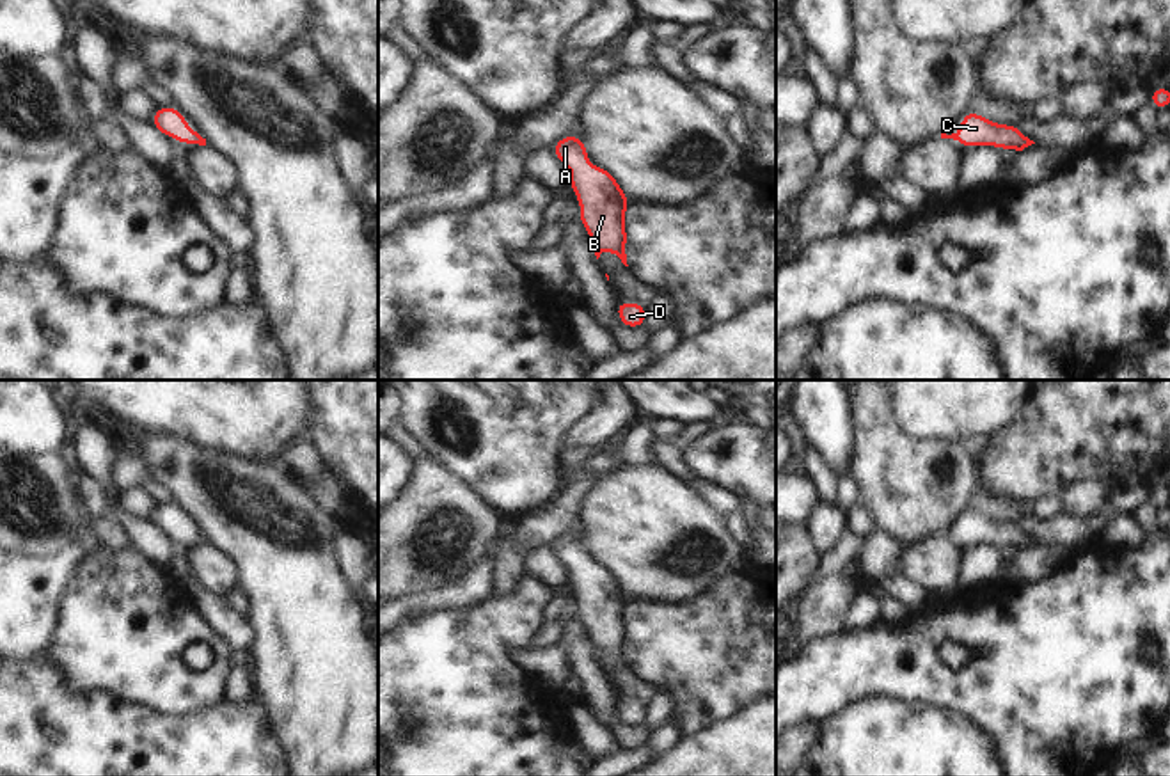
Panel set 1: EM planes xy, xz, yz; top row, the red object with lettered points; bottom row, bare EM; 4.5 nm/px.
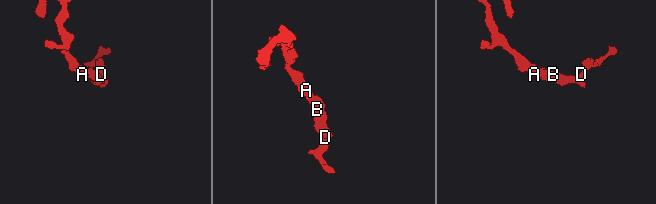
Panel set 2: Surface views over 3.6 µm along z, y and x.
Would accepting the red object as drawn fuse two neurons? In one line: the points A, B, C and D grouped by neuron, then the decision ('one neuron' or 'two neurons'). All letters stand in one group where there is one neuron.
A B C D; one neuron

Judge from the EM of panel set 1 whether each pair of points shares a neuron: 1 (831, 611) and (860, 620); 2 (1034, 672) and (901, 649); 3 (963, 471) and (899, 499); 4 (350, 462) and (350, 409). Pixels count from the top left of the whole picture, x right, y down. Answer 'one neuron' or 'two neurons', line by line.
1: two neurons
2: one neuron
3: one neuron
4: one neuron

